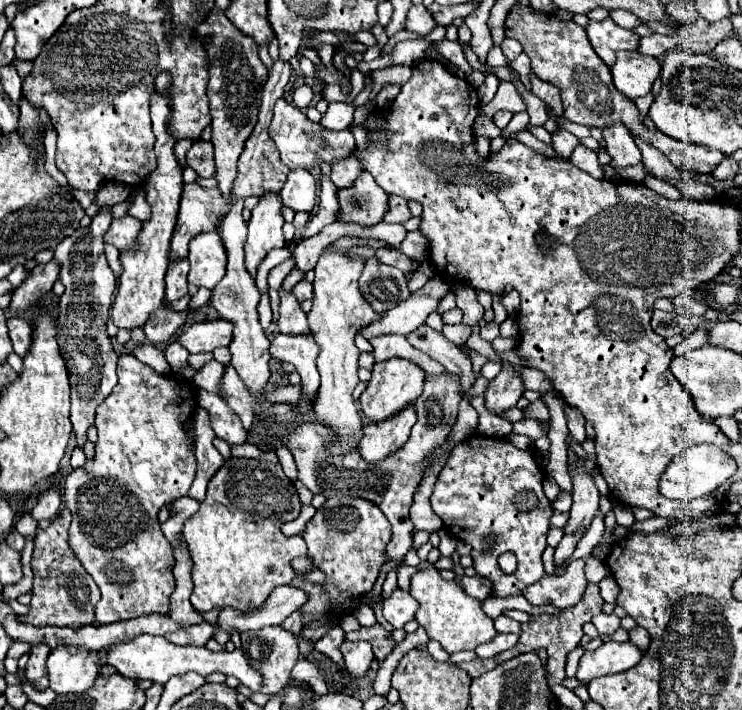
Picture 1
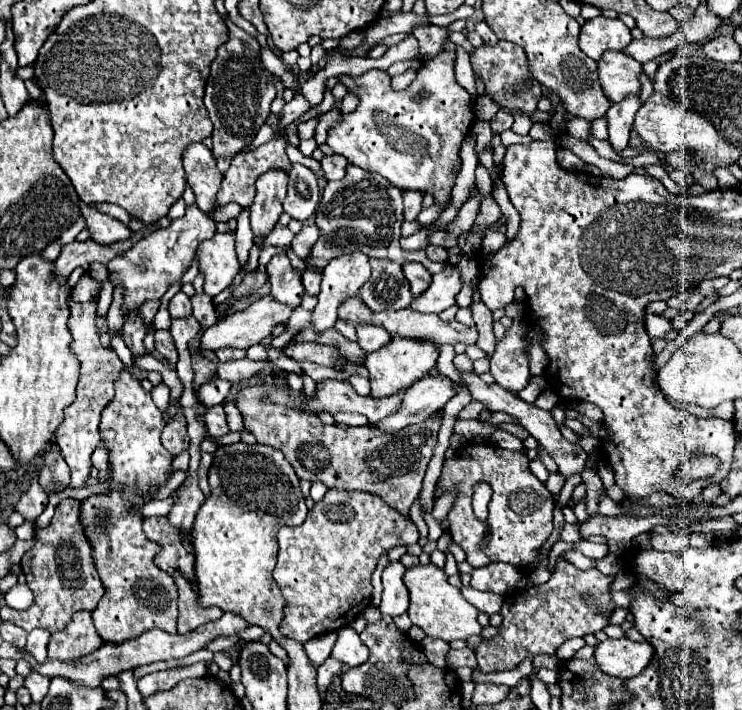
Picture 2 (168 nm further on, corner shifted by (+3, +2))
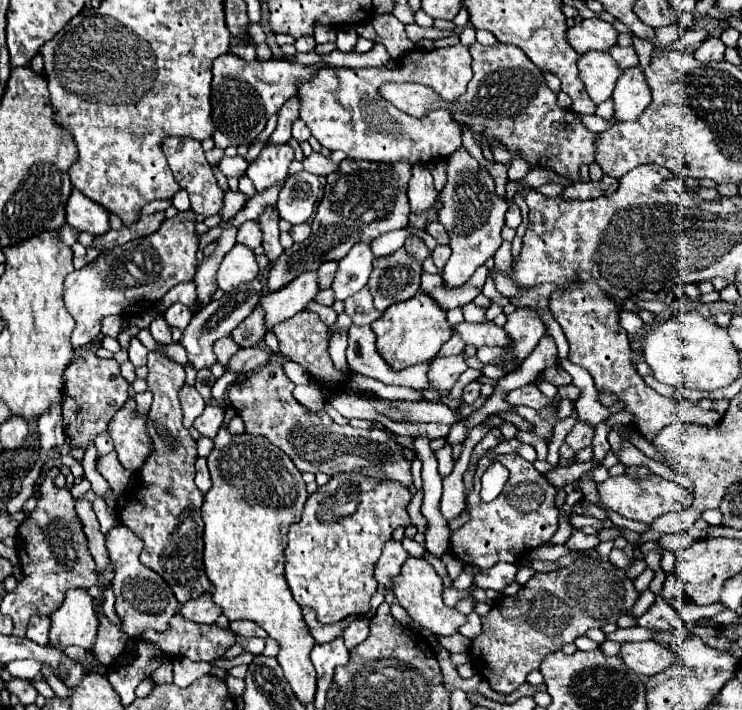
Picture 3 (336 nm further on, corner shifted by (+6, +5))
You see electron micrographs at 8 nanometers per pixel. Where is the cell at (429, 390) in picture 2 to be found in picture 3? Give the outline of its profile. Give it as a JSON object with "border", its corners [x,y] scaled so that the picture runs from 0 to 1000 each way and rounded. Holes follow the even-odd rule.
{"border":[[[621,500],[613,503],[586,503],[578,520],[578,537],[586,548],[608,548],[619,528],[629,523],[629,508]]]}

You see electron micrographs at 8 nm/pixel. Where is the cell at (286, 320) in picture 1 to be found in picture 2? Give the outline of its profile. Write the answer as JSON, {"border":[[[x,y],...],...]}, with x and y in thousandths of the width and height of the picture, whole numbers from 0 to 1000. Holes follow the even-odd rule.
{"border":[[[375,358],[369,361],[361,372],[358,372],[358,383],[364,389],[364,400],[367,400],[367,417],[369,423],[399,434],[404,431],[407,423],[407,394],[404,394],[404,383],[399,383],[391,375],[391,366],[385,358]]]}

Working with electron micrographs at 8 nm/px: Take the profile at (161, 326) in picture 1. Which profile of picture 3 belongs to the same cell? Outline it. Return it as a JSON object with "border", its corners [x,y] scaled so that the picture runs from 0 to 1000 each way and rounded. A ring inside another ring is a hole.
{"border":[[[212,494],[201,497],[198,548],[206,554],[206,570],[198,585],[198,613],[206,635],[187,661],[187,683],[179,700],[171,700],[160,717],[160,734],[174,742],[193,765],[190,793],[220,813],[247,852],[284,832],[284,818],[274,799],[274,694],[263,683],[265,624],[255,604],[247,601],[241,548],[249,539],[249,520]]]}

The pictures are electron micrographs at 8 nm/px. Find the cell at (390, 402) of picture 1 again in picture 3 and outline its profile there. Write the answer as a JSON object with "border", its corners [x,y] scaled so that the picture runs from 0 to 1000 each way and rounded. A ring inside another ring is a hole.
{"border":[[[562,410],[554,421],[543,427],[532,427],[530,432],[522,432],[519,441],[500,458],[500,463],[508,472],[508,492],[513,503],[532,520],[546,520],[554,514],[565,514],[570,508],[581,508],[594,486],[608,477],[611,463],[602,452],[602,441],[589,430],[589,424],[570,413]]]}

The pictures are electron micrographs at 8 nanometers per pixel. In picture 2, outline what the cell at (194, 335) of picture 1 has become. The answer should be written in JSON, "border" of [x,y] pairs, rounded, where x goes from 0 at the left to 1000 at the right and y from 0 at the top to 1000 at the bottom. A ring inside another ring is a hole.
{"border":[[[356,417],[356,420],[345,423],[342,428],[337,428],[334,434],[329,434],[323,439],[305,442],[288,459],[278,462],[272,468],[272,473],[270,473],[270,487],[280,490],[280,493],[294,493],[294,490],[337,490],[337,487],[353,482],[358,473],[364,473],[369,456],[377,456],[377,454],[385,456],[391,442],[394,442],[394,437],[388,431],[380,431],[377,425],[369,425],[367,417]]]}

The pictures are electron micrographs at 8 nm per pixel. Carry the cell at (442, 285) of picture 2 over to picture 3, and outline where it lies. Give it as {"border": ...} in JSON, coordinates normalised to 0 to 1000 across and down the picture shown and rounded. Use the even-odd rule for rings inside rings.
{"border":[[[621,204],[616,207],[605,224],[600,227],[602,235],[602,258],[592,272],[592,283],[597,286],[589,297],[589,311],[600,320],[605,331],[608,362],[597,376],[597,393],[605,404],[621,404],[635,393],[635,387],[648,376],[667,354],[675,348],[675,325],[681,317],[683,283],[667,272],[667,255],[659,241],[646,232],[643,224],[632,218],[632,213]]]}

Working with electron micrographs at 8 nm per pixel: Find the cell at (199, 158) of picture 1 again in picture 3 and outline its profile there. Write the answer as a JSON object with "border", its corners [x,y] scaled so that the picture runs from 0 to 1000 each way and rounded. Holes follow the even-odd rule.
{"border":[[[225,193],[225,196],[220,196],[217,207],[225,221],[228,238],[236,246],[236,255],[255,272],[257,294],[274,306],[292,303],[301,292],[301,269],[292,261],[292,252],[284,241],[284,232],[276,224],[276,213],[274,213],[271,201],[265,196],[255,196],[255,193]]]}

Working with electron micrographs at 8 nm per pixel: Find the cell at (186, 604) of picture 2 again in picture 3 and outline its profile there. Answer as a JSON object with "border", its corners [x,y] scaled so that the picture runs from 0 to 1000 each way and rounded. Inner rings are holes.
{"border":[[[279,835],[257,849],[249,849],[244,855],[244,866],[263,877],[290,877],[298,866],[298,855],[290,852],[284,844],[284,835]]]}

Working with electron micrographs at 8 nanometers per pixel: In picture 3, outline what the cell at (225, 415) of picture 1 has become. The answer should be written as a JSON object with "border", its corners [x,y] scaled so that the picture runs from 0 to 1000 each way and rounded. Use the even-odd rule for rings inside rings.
{"border":[[[276,573],[276,579],[263,590],[263,604],[274,613],[274,615],[282,615],[282,618],[290,618],[295,601],[301,596],[301,576],[298,573]]]}

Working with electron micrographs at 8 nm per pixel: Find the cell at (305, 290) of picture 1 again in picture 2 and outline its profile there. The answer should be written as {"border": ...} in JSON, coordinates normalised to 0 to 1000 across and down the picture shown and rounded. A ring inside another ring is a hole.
{"border":[[[410,380],[407,383],[407,400],[410,400],[410,408],[412,414],[429,414],[429,403],[431,403],[431,394],[434,389],[426,386],[426,383],[418,383],[418,380]]]}

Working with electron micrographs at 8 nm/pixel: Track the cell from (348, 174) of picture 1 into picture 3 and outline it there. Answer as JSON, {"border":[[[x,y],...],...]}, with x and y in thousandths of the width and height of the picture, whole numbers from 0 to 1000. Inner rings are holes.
{"border":[[[422,215],[408,224],[408,235],[411,235],[411,241],[425,244],[425,246],[443,246],[443,244],[454,241],[457,232],[449,230],[443,221],[435,221],[433,215]]]}

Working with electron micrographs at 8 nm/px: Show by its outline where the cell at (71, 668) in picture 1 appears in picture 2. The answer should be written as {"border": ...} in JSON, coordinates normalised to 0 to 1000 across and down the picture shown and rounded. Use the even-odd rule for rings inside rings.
{"border":[[[105,862],[86,887],[67,896],[65,927],[78,927],[84,932],[105,930],[121,918],[129,918],[137,907],[140,901],[129,890],[121,862]]]}

